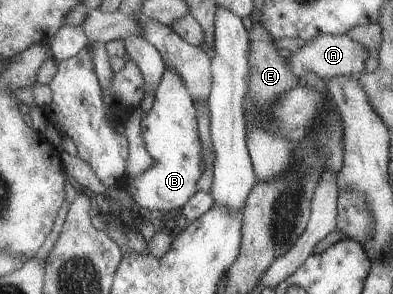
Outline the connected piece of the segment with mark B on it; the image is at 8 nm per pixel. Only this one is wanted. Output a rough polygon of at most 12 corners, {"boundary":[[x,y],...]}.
{"boundary":[[167,68],[141,120],[156,164],[125,189],[138,211],[178,213],[198,193],[192,99]]}

